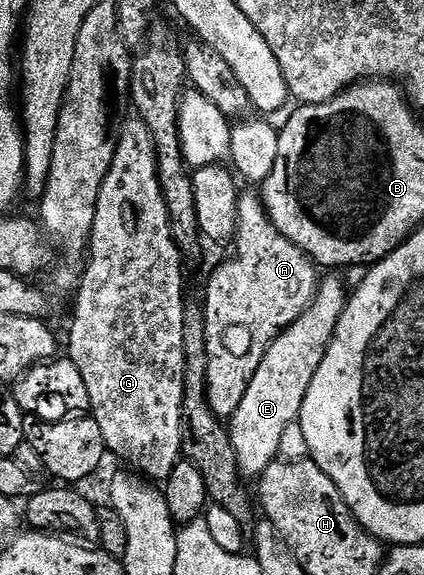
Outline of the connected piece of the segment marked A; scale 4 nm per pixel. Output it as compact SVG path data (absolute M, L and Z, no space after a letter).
M240 194L237 221L239 227L233 240L235 252L231 259L225 260L212 273L211 280L207 283L207 303L205 302L205 337L209 363L207 400L215 416L224 421L230 420L237 405L241 405L241 397L245 397L245 389L249 389L249 381L253 381L253 373L257 373L257 365L261 365L261 357L265 357L269 345L279 336L280 331L293 325L293 321L297 321L297 317L305 313L321 282L321 271L315 260L297 249L279 232L258 194Z

